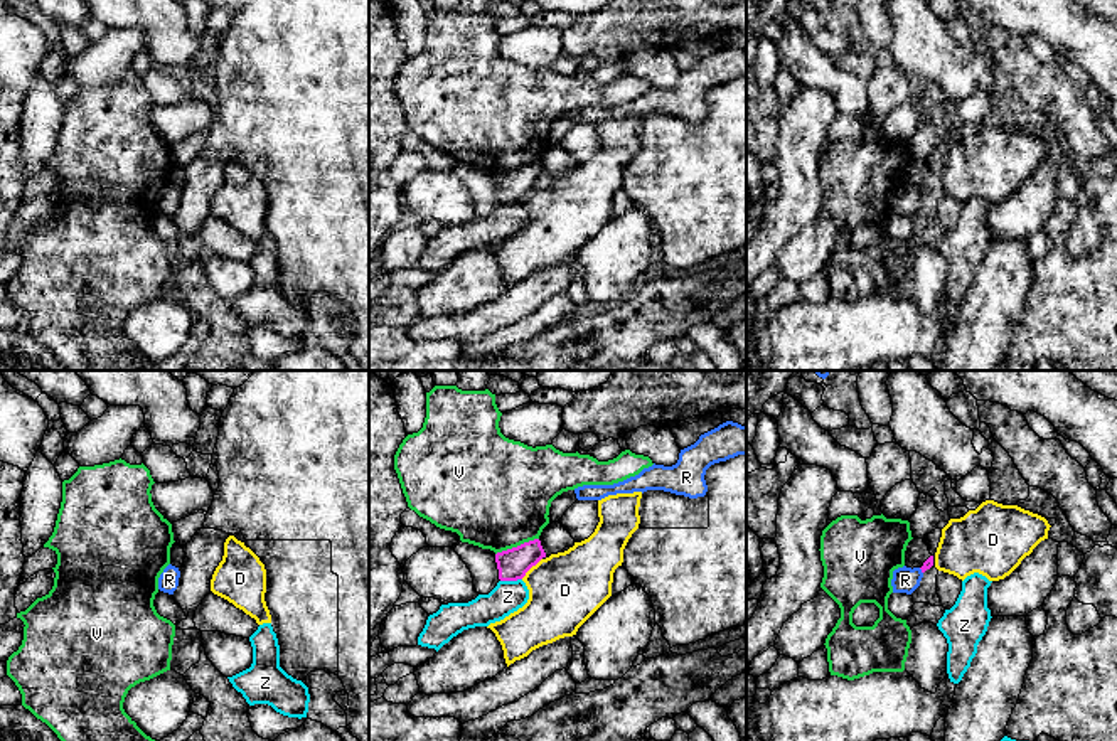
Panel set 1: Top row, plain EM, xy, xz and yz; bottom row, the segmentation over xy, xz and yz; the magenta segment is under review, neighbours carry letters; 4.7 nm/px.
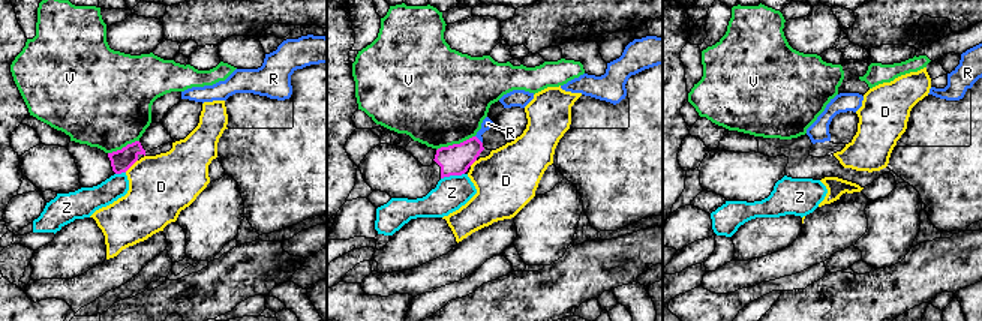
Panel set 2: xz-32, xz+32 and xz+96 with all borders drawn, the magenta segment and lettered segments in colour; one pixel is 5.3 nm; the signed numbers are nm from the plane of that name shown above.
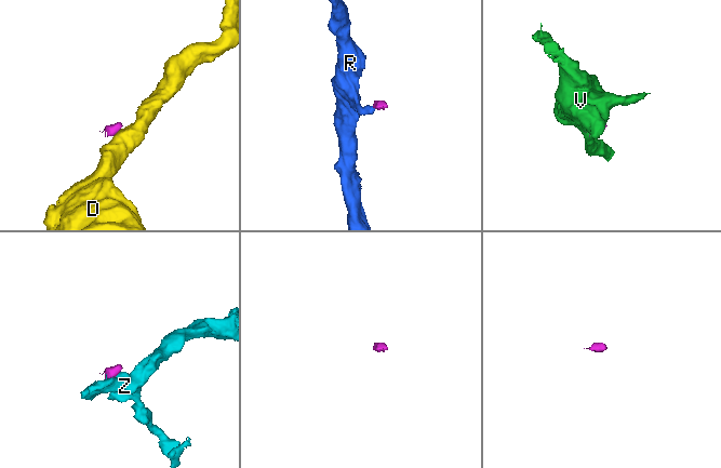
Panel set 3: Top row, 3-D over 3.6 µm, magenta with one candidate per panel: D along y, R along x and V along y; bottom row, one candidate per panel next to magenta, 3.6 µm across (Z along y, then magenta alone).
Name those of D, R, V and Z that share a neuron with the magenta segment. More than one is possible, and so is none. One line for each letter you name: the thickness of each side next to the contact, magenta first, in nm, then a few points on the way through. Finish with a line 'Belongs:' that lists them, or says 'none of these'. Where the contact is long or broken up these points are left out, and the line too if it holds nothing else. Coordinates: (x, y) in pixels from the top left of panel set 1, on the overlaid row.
Belongs: none of these

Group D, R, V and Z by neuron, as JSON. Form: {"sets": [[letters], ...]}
{"sets": [["D"], ["R"], ["V"], ["Z"]]}

